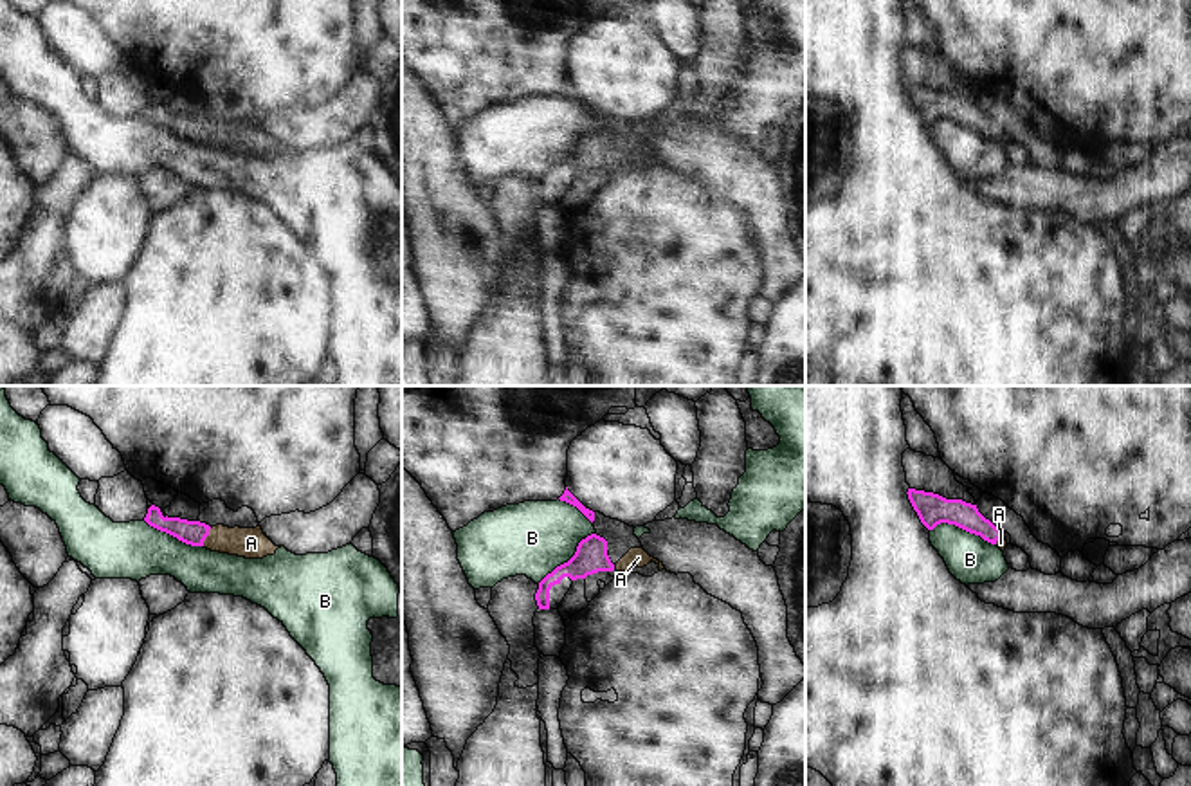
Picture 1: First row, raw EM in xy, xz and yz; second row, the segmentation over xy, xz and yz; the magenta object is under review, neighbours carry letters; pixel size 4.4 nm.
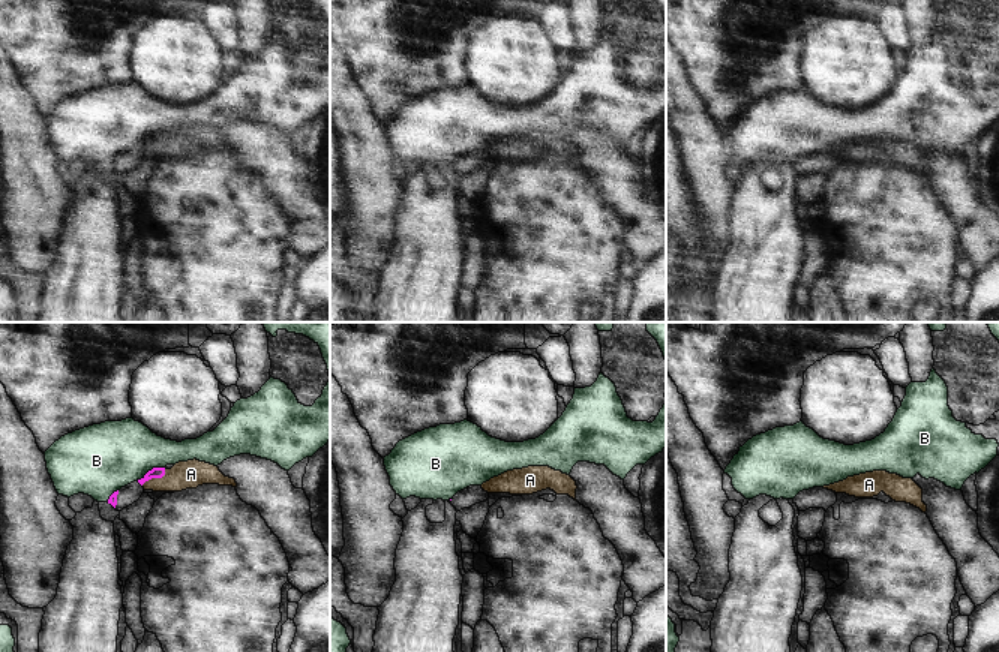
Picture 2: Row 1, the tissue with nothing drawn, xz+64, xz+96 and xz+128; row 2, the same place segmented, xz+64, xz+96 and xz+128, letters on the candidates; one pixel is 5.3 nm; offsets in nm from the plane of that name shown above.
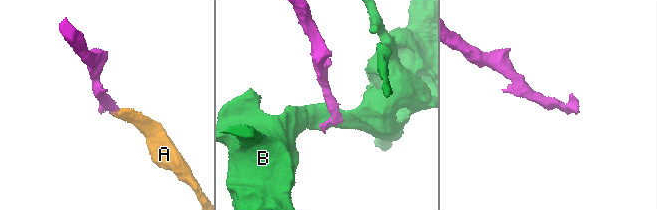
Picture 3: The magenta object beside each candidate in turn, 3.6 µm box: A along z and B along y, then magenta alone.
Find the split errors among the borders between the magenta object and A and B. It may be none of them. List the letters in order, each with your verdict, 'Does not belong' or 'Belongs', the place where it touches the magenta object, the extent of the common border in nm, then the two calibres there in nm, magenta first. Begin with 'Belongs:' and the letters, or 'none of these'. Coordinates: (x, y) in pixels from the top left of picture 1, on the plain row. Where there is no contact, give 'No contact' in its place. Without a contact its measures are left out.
Belongs: A
A: Belongs. Touches magenta at xy (206, 132). Shared border 90 nm. Thickness 110 nm (magenta) against 140 nm
B: Does not belong. Touches magenta at yz (963, 125). Shared border 300 nm. Thickness 140 nm (magenta) against 220 nm.

